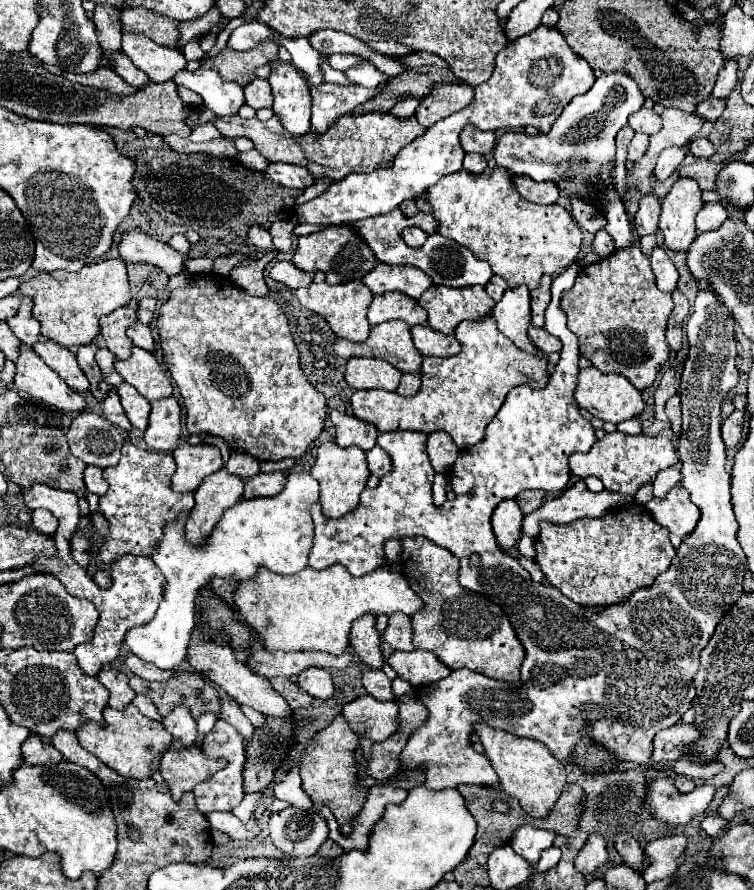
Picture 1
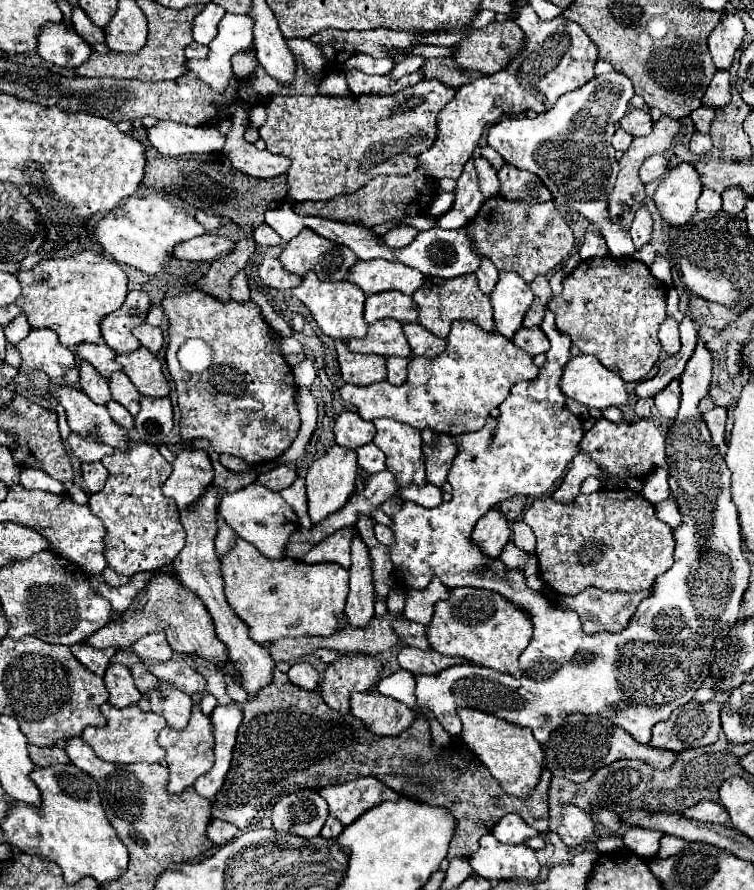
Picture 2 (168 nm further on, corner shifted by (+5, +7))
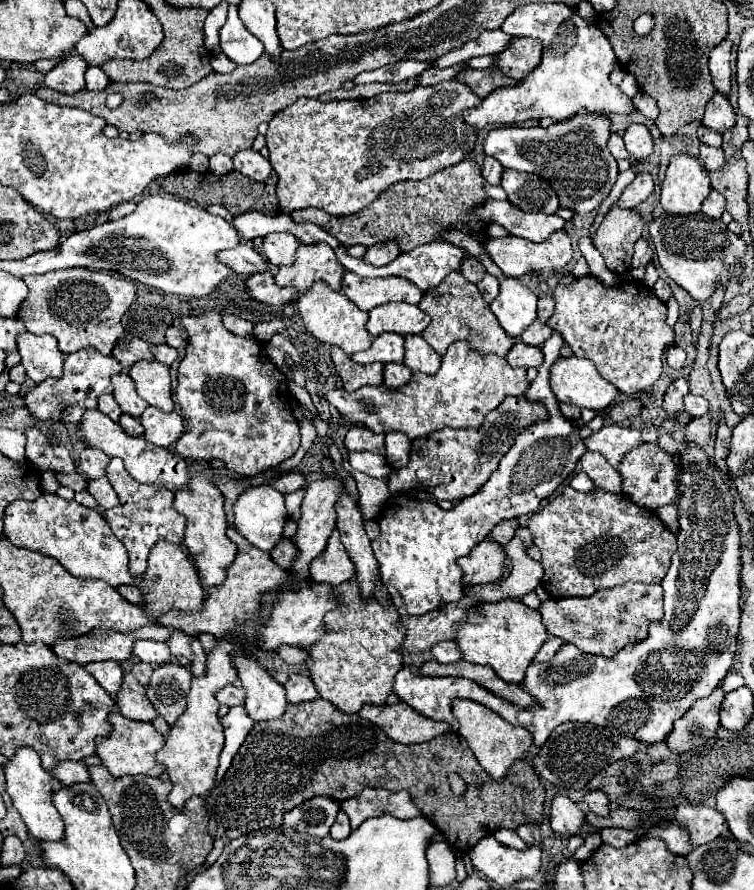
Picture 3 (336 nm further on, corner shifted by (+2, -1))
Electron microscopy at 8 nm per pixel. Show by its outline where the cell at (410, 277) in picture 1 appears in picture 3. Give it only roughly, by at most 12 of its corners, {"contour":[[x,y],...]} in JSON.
{"contour":[[346,272],[342,292],[360,308],[418,304],[422,290],[404,278],[358,278]]}

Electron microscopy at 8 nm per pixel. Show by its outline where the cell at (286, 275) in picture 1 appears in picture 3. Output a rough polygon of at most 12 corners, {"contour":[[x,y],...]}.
{"contour":[[254,274],[246,280],[250,298],[282,306],[296,290],[280,288],[272,274]]}

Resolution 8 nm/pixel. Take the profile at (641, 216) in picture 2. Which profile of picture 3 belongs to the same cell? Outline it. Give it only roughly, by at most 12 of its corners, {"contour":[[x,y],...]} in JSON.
{"contour":[[644,240],[634,246],[632,268],[646,266],[652,250]]}

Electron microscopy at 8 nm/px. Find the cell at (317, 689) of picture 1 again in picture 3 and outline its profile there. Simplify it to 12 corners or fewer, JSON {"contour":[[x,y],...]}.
{"contour":[[290,674],[284,684],[290,704],[320,696],[308,676]]}

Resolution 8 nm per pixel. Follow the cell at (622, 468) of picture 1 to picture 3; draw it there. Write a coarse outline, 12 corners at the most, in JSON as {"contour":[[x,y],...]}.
{"contour":[[606,424],[584,440],[614,468],[626,450],[642,444],[634,428]]}

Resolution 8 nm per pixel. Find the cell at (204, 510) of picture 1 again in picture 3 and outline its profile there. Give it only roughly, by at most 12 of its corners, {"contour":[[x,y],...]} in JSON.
{"contour":[[244,650],[234,654],[246,712],[254,722],[282,718],[280,686]]}

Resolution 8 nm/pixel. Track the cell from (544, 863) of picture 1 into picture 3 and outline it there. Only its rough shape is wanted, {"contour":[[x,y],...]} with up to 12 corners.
{"contour":[[500,828],[492,834],[500,844],[526,850],[528,844],[514,832]]}

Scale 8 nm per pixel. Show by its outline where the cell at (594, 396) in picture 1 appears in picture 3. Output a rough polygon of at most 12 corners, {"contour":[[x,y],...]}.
{"contour":[[558,358],[550,386],[558,402],[610,408],[616,386],[590,360]]}

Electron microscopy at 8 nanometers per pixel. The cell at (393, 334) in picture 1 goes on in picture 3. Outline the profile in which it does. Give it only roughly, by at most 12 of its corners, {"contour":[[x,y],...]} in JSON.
{"contour":[[384,332],[352,356],[358,364],[402,362],[404,338]]}

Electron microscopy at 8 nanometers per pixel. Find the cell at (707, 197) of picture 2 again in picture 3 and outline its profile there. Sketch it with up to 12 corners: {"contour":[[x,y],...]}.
{"contour":[[712,190],[702,202],[702,212],[720,218],[726,210],[726,198]]}

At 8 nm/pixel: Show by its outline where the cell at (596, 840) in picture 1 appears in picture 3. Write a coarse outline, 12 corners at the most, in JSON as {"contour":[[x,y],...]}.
{"contour":[[564,794],[550,806],[560,836],[584,836],[584,812]]}

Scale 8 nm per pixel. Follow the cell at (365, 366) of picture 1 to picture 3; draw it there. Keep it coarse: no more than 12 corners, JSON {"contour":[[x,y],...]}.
{"contour":[[340,348],[332,362],[346,392],[382,384],[382,364],[356,364]]}

